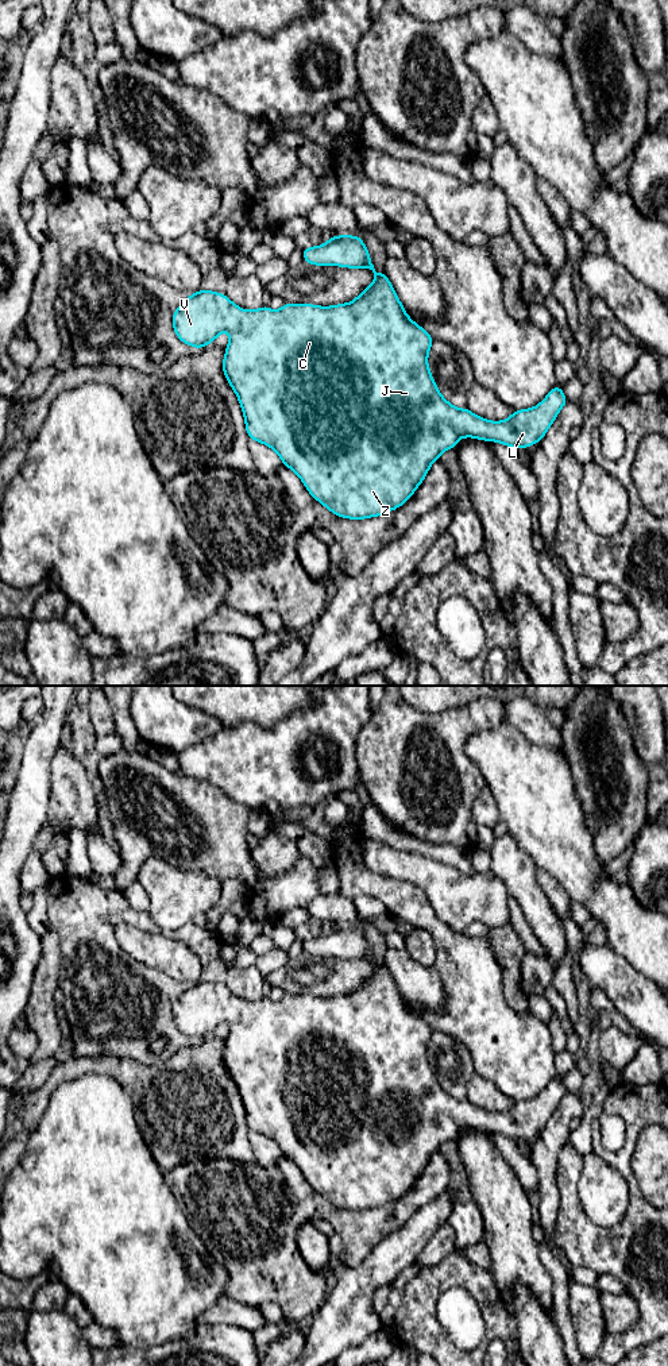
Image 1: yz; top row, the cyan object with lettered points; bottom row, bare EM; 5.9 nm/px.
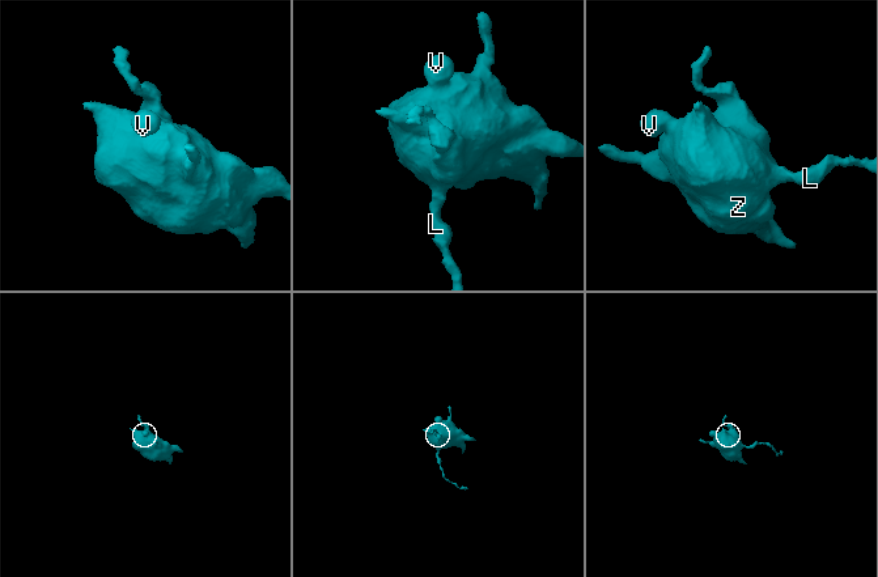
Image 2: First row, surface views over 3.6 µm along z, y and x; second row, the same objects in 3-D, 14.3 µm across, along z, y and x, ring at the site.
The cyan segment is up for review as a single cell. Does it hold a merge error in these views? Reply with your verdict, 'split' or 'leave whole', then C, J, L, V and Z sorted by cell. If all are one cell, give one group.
leave whole; groups C J L V Z

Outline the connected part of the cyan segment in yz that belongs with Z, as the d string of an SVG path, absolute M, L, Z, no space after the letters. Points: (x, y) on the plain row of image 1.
M331 927L331 930L323 937L312 937L305 939L302 942L302 948L305 953L316 957L333 956L351 960L370 960L374 964L375 971L367 980L364 980L354 992L348 995L317 998L312 995L285 993L279 1002L273 1002L269 998L262 998L255 1002L243 1002L223 984L198 981L189 987L174 1002L173 1019L181 1033L196 1039L202 1039L206 1035L211 1035L224 1022L229 1023L229 1034L225 1038L225 1047L223 1050L223 1064L225 1065L232 1081L238 1087L239 1095L243 1100L246 1120L250 1131L256 1131L273 1139L279 1146L282 1154L298 1166L309 1185L336 1207L351 1211L364 1211L395 1201L413 1186L416 1180L425 1170L430 1155L439 1151L444 1142L455 1139L460 1128L475 1128L478 1131L497 1132L511 1139L526 1139L540 1134L561 1099L567 1095L567 1089L561 1083L561 1078L555 1077L537 1097L513 1103L511 1107L505 1112L489 1112L474 1105L467 1099L459 1100L451 1096L440 1085L428 1058L428 1045L430 1042L433 1029L406 1006L405 999L397 988L397 984L394 983L387 966L375 962L374 956L370 952L370 944L360 927Z

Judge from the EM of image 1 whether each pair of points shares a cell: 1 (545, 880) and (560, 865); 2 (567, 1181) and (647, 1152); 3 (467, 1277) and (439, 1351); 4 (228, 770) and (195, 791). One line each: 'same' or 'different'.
1: different
2: different
3: same
4: different

